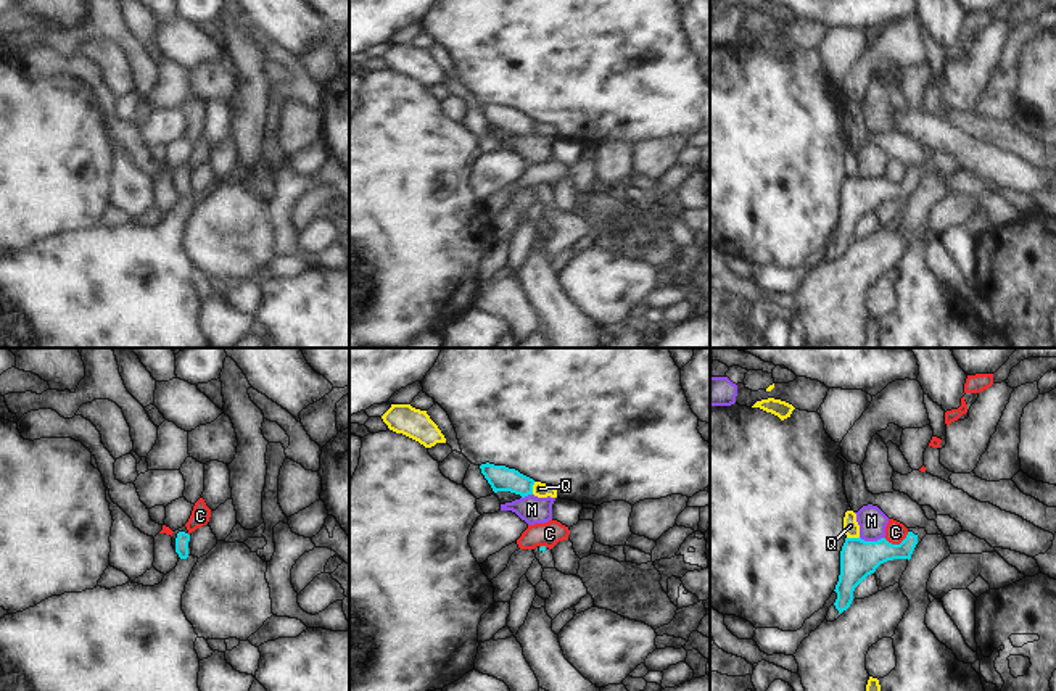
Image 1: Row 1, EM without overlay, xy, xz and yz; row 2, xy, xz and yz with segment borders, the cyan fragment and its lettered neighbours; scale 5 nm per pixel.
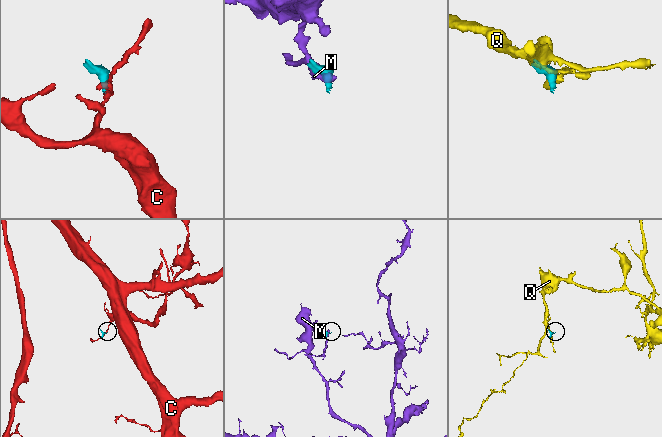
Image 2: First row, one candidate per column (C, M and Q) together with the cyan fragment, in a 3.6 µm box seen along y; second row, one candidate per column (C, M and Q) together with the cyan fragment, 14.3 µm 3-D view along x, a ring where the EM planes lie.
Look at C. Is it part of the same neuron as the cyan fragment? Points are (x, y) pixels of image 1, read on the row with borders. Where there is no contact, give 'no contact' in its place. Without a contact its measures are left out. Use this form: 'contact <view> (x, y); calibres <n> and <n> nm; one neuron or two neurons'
contact yz (897, 545); calibres 190 and 110 nm; two neurons

